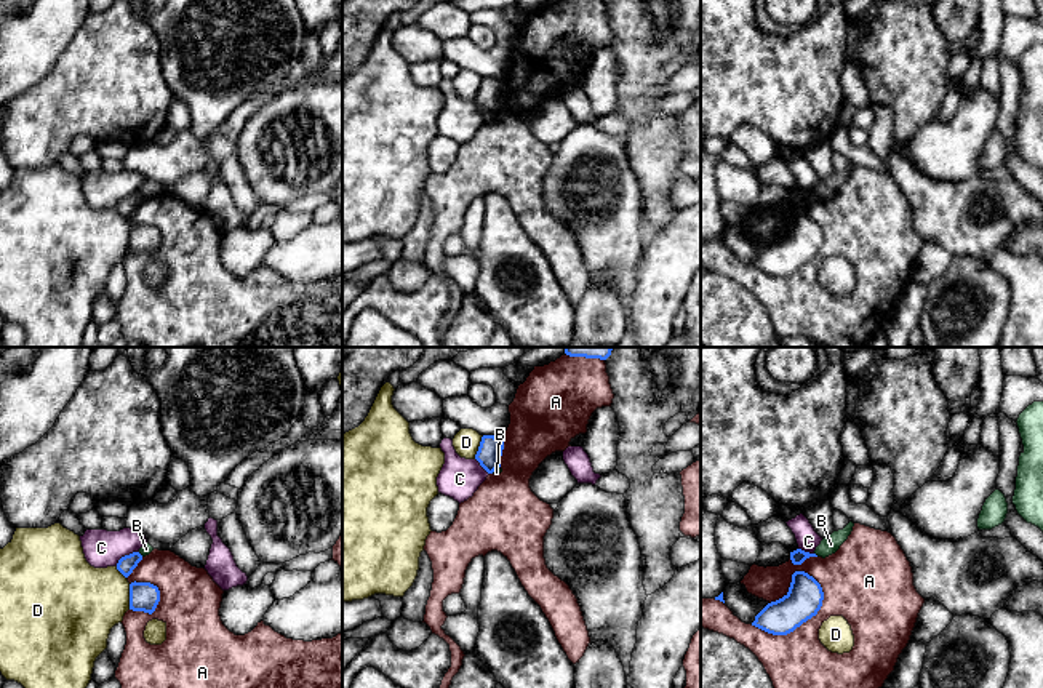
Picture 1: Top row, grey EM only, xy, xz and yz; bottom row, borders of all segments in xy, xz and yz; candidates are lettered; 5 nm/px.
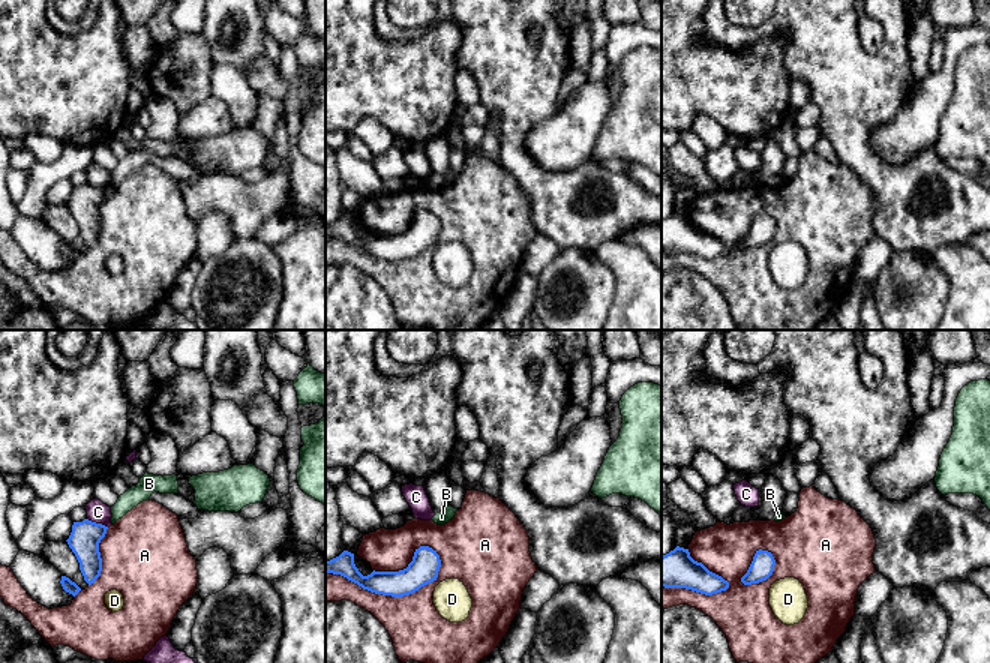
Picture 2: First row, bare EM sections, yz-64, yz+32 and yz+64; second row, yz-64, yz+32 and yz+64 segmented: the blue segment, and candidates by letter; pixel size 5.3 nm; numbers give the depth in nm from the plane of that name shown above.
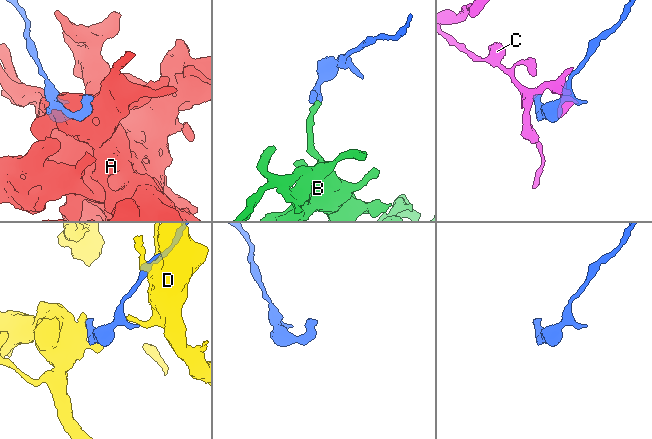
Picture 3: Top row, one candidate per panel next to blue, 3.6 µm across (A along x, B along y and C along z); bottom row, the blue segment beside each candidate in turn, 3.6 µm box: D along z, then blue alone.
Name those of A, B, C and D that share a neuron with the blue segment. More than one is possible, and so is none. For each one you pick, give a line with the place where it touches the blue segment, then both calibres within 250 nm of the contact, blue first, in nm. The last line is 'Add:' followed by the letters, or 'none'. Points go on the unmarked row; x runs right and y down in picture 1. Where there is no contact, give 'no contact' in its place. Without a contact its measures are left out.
Add: none

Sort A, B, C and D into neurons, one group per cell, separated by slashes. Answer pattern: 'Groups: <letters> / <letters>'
Groups: A / B / C / D

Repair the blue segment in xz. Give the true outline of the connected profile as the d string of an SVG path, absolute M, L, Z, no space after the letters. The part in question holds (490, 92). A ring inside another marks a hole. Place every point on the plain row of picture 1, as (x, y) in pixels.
M483 77L475 101L488 115L493 115L501 109L502 91L502 78Z

